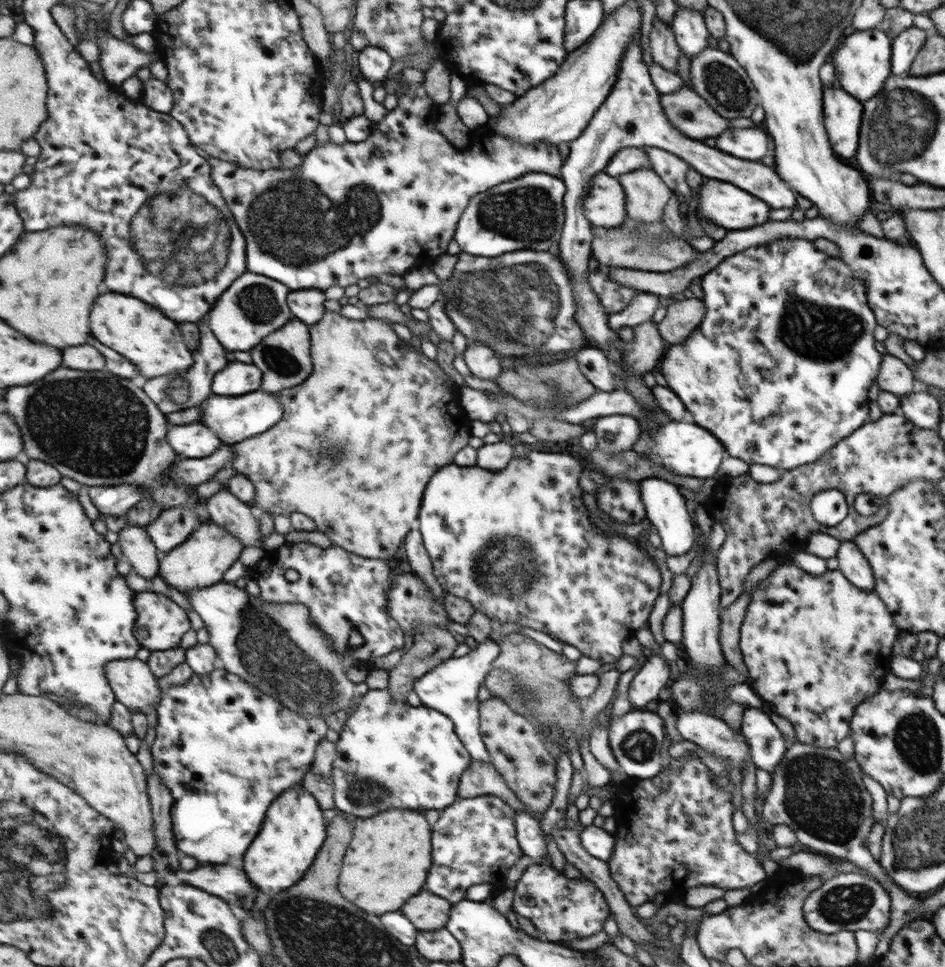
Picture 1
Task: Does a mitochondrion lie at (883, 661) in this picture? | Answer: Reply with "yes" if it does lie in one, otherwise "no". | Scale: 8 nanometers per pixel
no

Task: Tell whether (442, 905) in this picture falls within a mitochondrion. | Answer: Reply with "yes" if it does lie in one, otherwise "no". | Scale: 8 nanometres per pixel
no

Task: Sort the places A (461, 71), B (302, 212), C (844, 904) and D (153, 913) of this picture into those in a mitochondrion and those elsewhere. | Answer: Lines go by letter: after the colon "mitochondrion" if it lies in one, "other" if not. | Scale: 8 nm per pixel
A: other
B: mitochondrion
C: mitochondrion
D: other

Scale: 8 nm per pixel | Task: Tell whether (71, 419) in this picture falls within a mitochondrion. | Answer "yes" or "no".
yes

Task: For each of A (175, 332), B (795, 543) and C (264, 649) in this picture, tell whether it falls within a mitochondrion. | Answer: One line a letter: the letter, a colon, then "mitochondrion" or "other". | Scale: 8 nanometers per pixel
A: other
B: other
C: mitochondrion

